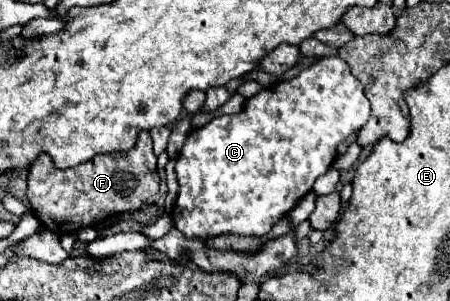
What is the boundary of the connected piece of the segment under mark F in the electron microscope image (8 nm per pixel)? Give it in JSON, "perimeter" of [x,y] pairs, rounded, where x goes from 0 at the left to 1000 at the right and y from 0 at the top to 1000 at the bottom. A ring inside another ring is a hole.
{"perimeter":[[[329,435],[311,442],[311,462],[302,482],[280,508],[249,508],[249,515],[209,515],[200,535],[156,555],[156,561],[124,561],[116,548],[116,528],[107,515],[89,515],[62,575],[62,668],[71,688],[71,708],[84,721],[84,734],[116,767],[120,781],[156,781],[173,774],[182,754],[218,748],[262,708],[280,701],[307,701],[316,681],[329,674],[333,654],[351,641],[351,561],[347,561],[347,515],[338,508],[338,462]]]}

